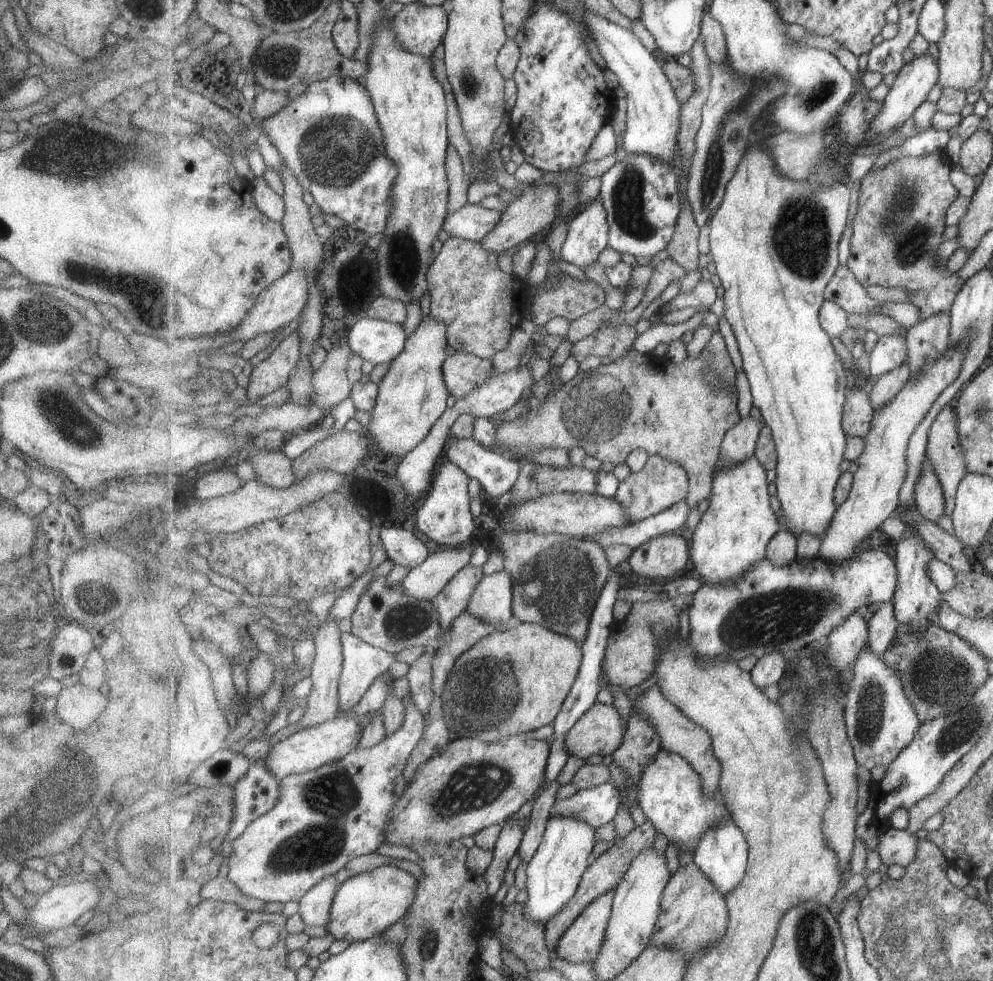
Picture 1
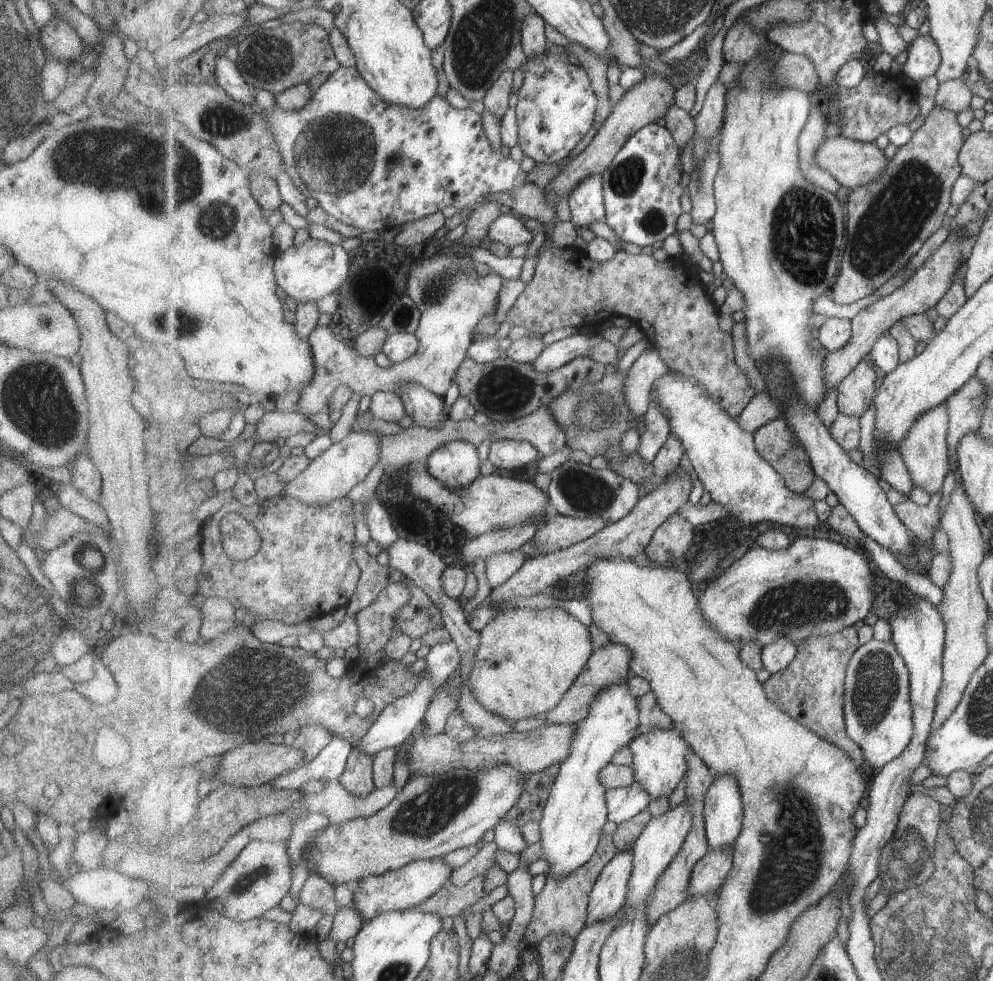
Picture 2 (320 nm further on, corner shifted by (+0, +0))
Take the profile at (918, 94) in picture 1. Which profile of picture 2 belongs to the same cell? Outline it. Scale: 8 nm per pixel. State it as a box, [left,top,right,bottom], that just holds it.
[903,35,942,82]

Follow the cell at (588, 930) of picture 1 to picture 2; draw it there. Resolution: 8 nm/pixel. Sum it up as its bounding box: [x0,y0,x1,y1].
[588,849,633,924]

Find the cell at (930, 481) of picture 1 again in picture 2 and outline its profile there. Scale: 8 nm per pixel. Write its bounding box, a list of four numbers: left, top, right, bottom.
[900,401,952,495]

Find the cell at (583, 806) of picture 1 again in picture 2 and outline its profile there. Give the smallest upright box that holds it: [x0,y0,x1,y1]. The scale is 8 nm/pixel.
[607,781,653,825]

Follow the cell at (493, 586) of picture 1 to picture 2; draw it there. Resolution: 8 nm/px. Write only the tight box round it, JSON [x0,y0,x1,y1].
[486,550,527,588]

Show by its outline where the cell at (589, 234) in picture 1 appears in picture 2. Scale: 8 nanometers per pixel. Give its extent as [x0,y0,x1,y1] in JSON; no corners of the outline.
[568,175,606,228]

